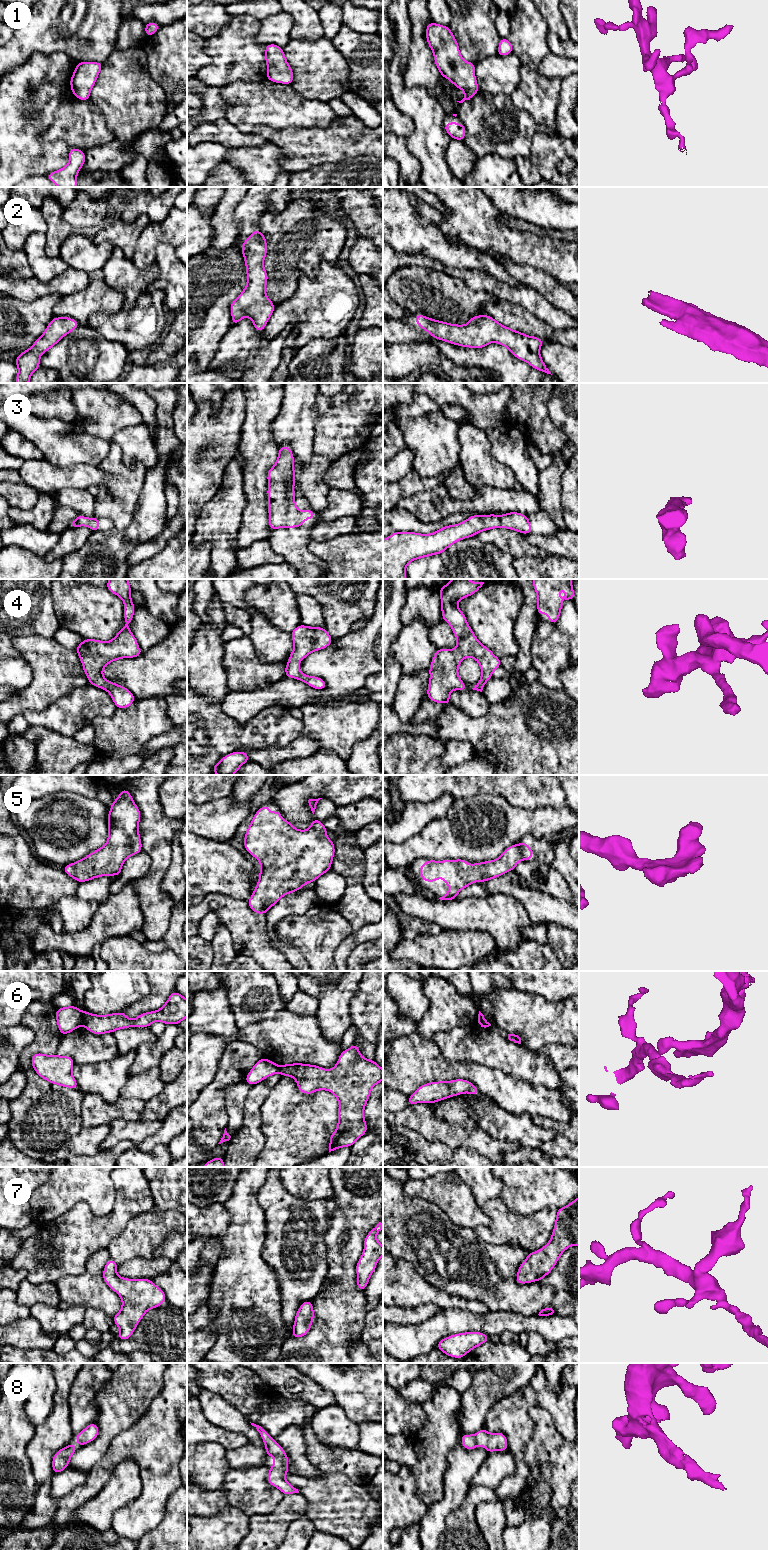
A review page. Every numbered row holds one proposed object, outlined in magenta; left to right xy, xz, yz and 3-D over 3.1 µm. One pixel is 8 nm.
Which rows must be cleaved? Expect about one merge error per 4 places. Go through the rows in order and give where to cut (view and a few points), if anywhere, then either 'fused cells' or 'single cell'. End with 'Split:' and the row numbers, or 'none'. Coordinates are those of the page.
1: cut none; single cell
2: cut none; single cell
3: cut none; single cell
4: cut none; single cell
5: cut none; single cell
6: cut xy (84, 1012), (81, 1024); fused cells
7: cut none; single cell
8: cut none; single cell
Split: 6

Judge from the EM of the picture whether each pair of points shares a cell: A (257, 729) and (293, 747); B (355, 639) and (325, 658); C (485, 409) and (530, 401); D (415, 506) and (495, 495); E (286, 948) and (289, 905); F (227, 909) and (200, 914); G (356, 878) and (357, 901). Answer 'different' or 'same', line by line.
A: different
B: same
C: different
D: same
E: same
F: same
G: same

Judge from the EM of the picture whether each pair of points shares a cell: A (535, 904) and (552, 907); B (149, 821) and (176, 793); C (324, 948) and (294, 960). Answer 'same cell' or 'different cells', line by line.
A: same cell
B: different cells
C: different cells

